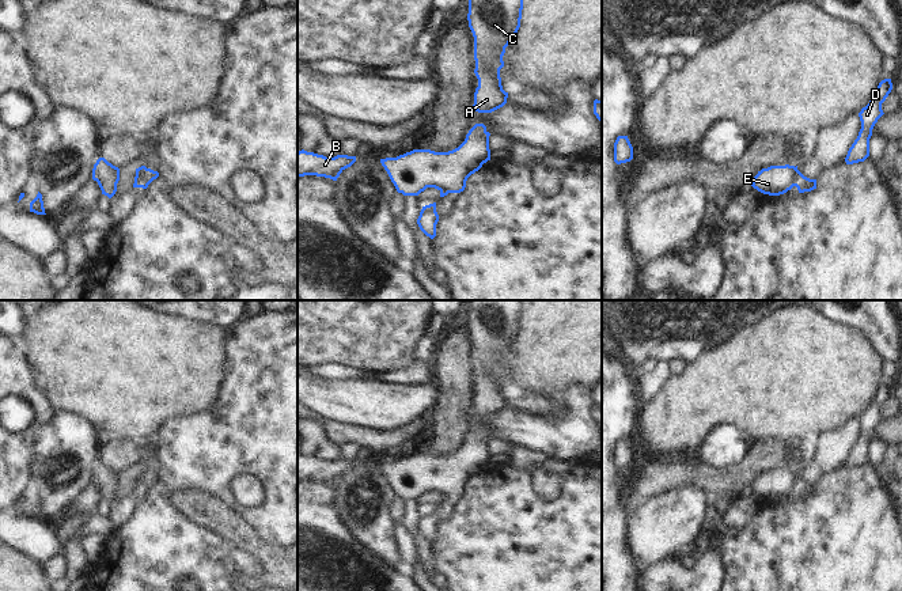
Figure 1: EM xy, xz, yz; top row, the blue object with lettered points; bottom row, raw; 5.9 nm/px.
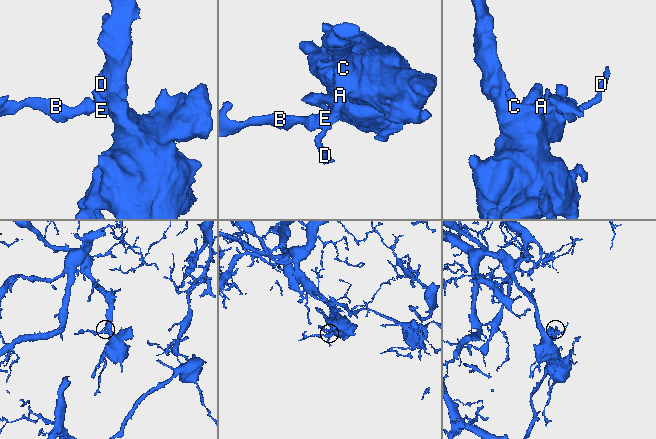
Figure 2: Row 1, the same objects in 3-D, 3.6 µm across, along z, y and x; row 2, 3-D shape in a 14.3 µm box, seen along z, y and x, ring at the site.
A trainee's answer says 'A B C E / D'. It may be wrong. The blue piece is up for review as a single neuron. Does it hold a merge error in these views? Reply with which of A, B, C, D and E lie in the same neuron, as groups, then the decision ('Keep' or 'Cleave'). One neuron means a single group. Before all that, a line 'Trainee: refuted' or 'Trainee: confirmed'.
Trainee: confirmed
Groups: A B C E / D. Cleave.

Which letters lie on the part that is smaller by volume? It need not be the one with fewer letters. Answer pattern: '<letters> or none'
D

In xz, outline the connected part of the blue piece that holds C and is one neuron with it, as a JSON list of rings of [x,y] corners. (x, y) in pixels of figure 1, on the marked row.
[[[469,0],[469,27],[474,37],[474,73],[478,87],[474,110],[492,113],[507,103],[500,69],[505,48],[515,38],[522,19],[523,0]]]

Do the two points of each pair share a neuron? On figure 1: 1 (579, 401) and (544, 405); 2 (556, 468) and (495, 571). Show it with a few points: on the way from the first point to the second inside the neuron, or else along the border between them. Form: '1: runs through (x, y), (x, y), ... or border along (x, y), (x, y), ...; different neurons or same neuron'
1: border along (568, 408), (565, 415), (537, 415), (534, 412); different neurons
2: runs through (567, 493), (567, 500), (520, 546); same neuron

